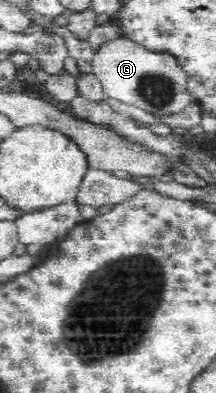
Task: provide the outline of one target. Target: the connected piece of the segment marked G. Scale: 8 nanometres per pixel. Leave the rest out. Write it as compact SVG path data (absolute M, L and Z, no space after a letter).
M128 37L105 42L92 58L92 73L99 79L104 95L147 110L158 119L185 110L192 96L188 89L191 79L176 56L165 51L151 51Z

